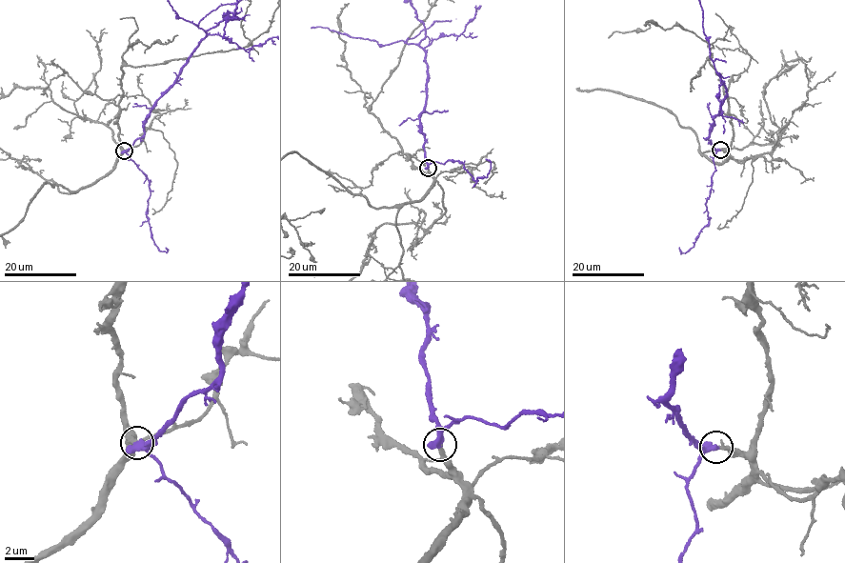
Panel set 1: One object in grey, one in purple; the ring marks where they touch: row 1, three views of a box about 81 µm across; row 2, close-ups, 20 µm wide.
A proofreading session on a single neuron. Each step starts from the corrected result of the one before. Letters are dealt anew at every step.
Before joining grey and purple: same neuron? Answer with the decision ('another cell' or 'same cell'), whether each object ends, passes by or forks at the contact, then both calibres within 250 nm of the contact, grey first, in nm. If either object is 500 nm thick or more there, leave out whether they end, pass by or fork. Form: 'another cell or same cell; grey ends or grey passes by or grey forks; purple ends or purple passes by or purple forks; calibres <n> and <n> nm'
same cell; calibres 280 and 550 nm

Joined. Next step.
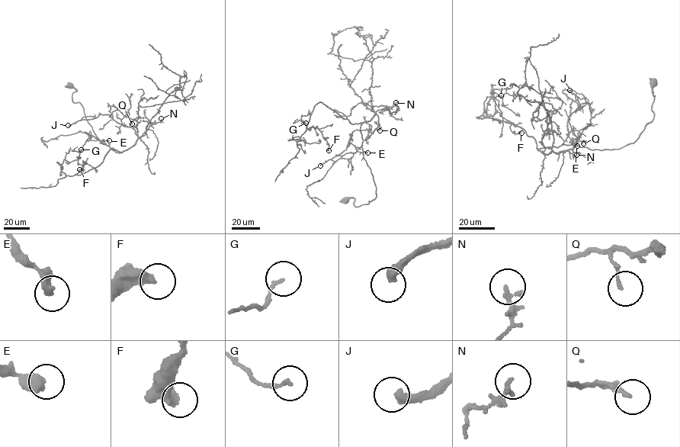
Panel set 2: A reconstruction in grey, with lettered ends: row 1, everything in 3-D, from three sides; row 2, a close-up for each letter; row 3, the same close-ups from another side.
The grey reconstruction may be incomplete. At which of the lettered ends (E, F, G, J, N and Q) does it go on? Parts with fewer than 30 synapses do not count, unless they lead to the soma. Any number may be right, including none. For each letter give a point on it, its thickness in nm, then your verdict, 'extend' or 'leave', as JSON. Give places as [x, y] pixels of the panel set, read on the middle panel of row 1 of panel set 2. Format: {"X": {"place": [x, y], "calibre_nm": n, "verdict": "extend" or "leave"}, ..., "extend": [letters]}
{"E": {"place": [367, 152], "calibre_nm": 480, "verdict": "leave"}, "F": {"place": [328, 150], "calibre_nm": 440, "verdict": "leave"}, "G": {"place": [306, 123], "calibre_nm": 120, "verdict": "leave"}, "J": {"place": [320, 165], "calibre_nm": 360, "verdict": "extend"}, "N": {"place": [396, 102], "calibre_nm": 130, "verdict": "leave"}, "Q": {"place": [380, 130], "calibre_nm": 120, "verdict": "leave"}, "extend": ["J"]}

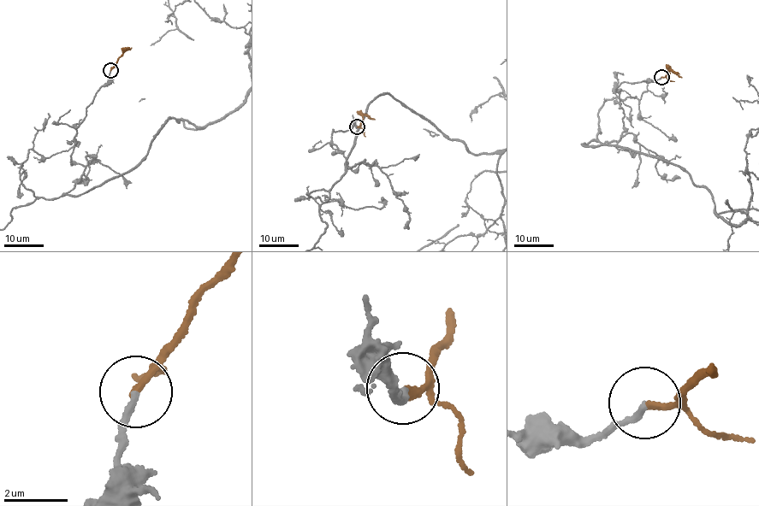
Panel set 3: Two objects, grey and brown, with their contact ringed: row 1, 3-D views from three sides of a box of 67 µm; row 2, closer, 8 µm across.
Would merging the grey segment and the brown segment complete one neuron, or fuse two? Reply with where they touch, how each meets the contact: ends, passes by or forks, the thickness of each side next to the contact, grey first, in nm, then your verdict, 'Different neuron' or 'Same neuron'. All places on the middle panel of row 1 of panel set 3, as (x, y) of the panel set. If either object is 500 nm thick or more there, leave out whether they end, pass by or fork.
Place: (357, 126). At the ring grey ends. At the ring brown ends. Thickness 190 nm (grey) against 220 nm. Same neuron

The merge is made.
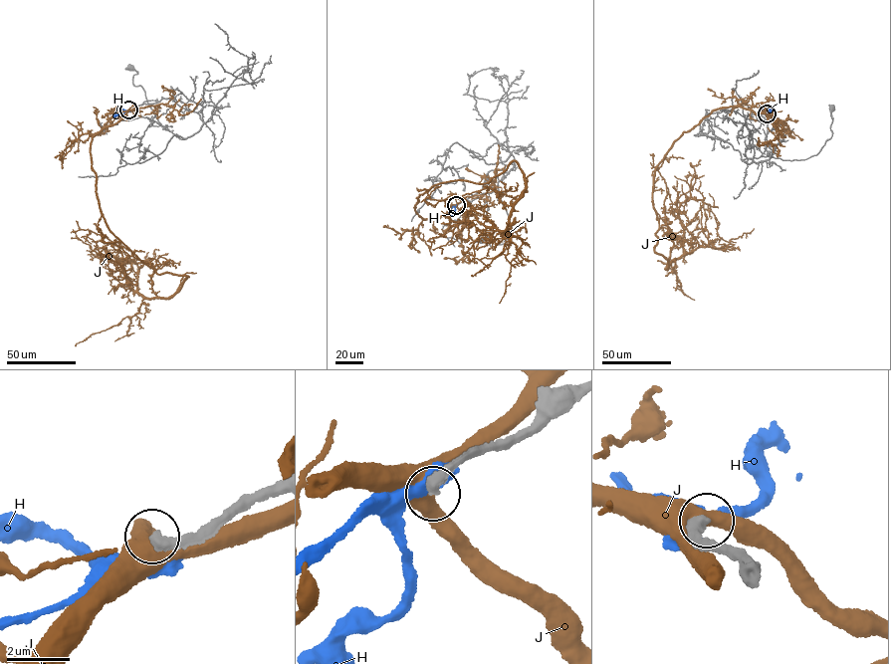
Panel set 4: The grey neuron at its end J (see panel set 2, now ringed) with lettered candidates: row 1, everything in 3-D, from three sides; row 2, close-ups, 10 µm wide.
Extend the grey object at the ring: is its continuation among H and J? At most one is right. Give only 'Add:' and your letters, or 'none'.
Add: none

